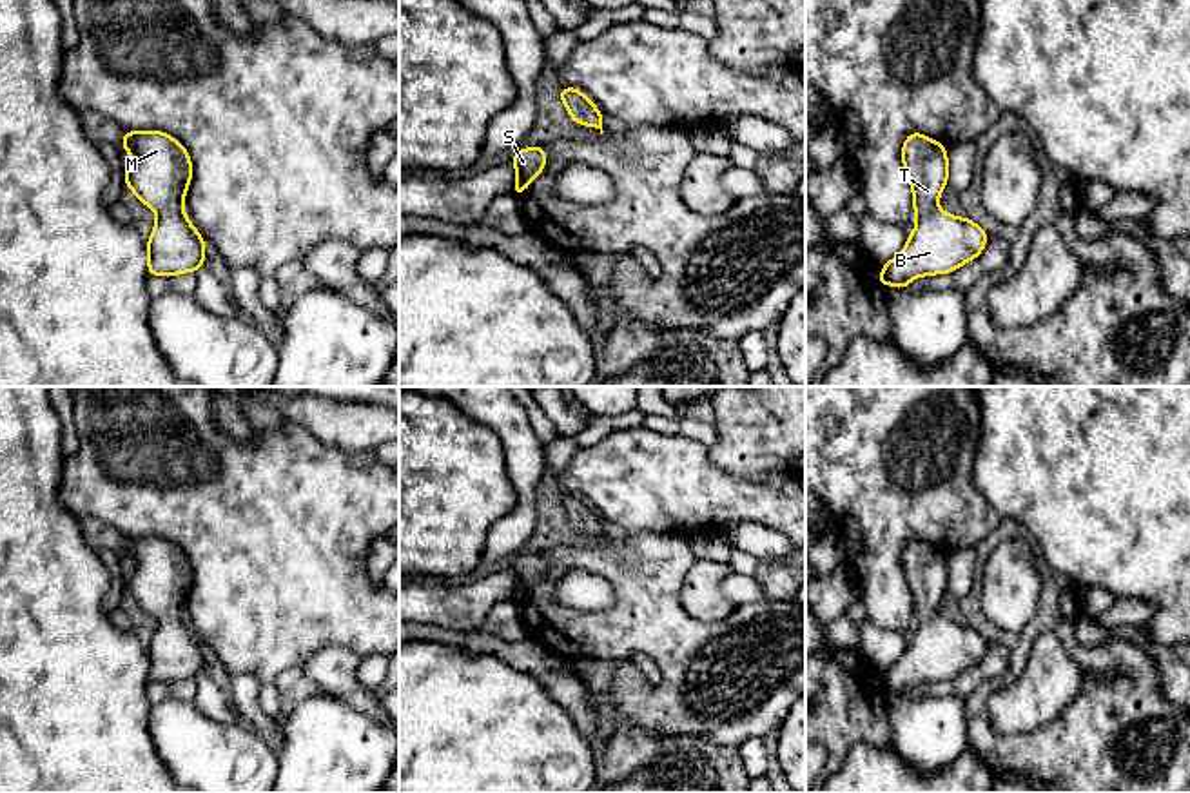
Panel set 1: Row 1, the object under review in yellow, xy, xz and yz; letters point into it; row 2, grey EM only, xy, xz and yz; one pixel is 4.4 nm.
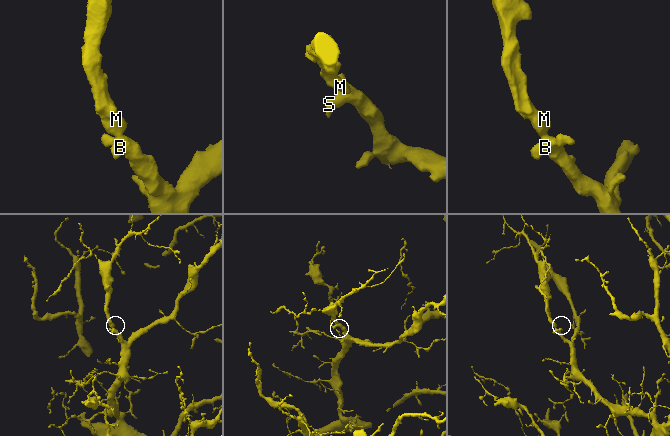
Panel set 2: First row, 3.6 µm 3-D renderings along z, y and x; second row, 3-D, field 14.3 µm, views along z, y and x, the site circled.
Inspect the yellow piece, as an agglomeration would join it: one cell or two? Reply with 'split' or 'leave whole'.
leave whole

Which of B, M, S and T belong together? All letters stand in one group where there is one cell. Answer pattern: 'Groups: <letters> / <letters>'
Groups: B M S T

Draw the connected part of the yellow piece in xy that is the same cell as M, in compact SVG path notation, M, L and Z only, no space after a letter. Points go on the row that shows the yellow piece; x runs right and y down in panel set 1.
M127 131L122 147L132 158L123 171L125 187L158 214L145 243L149 276L192 274L205 267L207 241L183 212L192 180L187 149L161 131Z

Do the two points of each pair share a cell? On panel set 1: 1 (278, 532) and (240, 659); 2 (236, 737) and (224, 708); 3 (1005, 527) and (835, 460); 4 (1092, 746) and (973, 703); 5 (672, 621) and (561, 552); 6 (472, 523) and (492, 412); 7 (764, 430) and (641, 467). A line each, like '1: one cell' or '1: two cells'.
1: one cell
2: two cells
3: two cells
4: one cell
5: one cell
6: two cells
7: two cells

